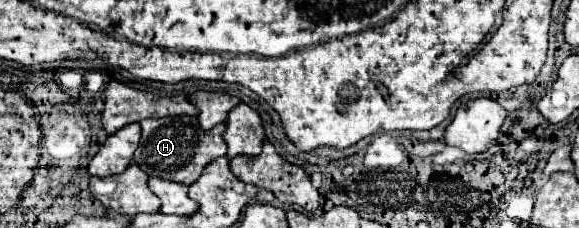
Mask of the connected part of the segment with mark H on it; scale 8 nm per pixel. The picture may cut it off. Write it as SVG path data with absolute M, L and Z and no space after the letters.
M169 116L169 118L157 118L157 120L143 120L141 122L141 142L135 150L135 162L149 174L159 176L163 180L181 182L181 184L193 184L203 168L227 154L227 144L223 142L223 130L225 124L217 124L211 130L203 130L199 126L197 116Z

